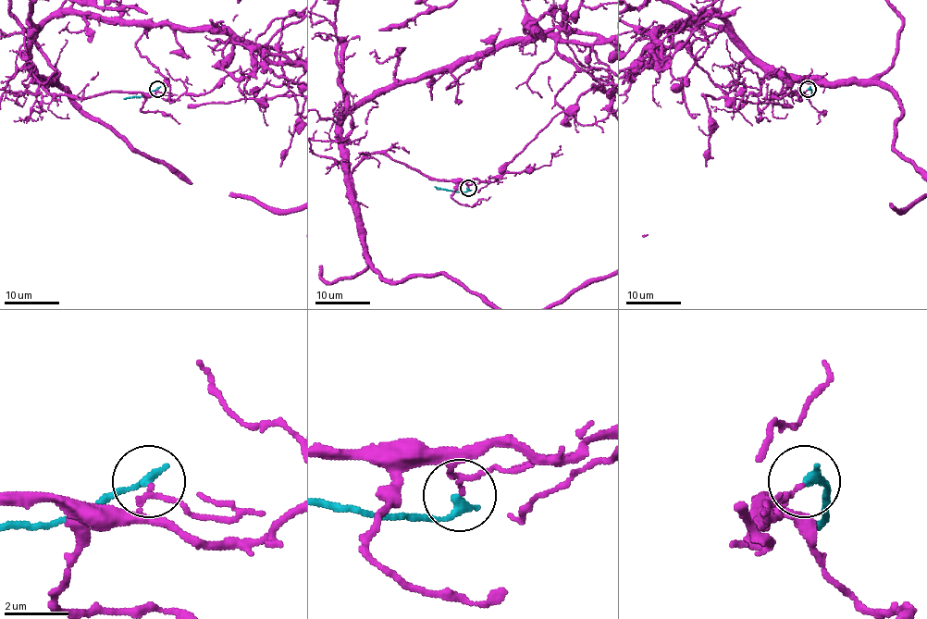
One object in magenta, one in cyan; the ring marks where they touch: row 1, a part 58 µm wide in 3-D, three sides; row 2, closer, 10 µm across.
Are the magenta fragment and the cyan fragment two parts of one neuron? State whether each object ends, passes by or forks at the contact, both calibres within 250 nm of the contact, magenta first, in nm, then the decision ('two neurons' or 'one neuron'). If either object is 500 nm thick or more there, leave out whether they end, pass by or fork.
magenta passes by; cyan ends there; 120 nm thick on the magenta side, 320 nm on the other; two neurons

